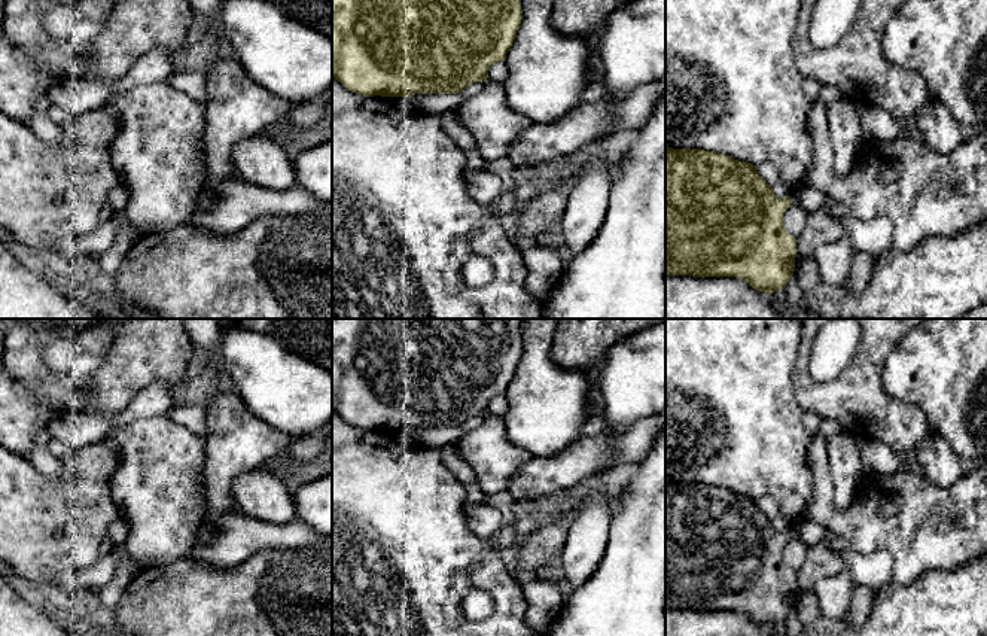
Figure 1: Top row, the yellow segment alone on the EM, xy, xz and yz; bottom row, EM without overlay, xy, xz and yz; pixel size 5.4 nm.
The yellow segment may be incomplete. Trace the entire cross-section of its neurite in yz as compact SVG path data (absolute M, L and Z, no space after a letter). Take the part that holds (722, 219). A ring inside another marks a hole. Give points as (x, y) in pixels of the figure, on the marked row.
M665 147L665 274L737 277L768 295L785 289L795 271L796 238L783 228L783 214L792 204L811 212L826 201L826 195L810 185L804 185L796 194L779 198L758 174L756 165L724 153Z

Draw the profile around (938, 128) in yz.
M929 97L911 119L926 146L939 153L950 153L963 143L962 125L938 100Z

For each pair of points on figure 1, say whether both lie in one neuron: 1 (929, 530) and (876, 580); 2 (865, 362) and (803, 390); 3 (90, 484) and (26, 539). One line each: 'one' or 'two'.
1: two
2: one
3: one

